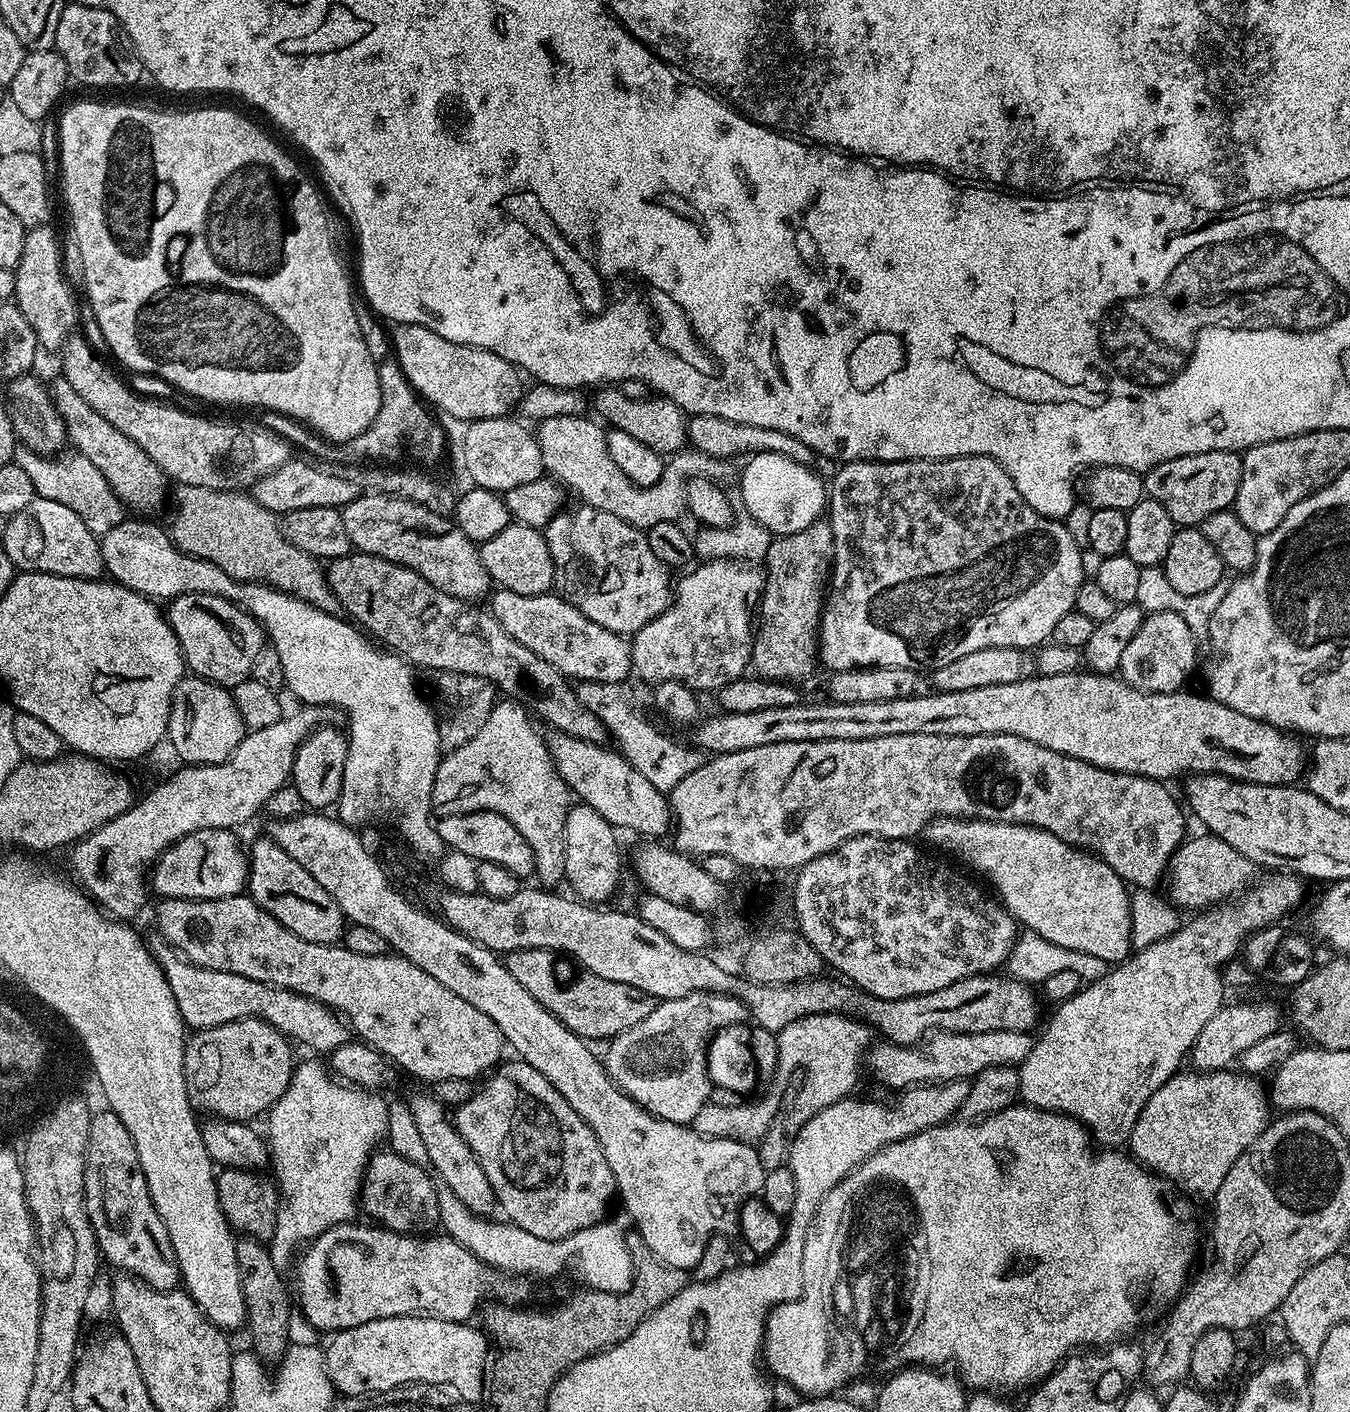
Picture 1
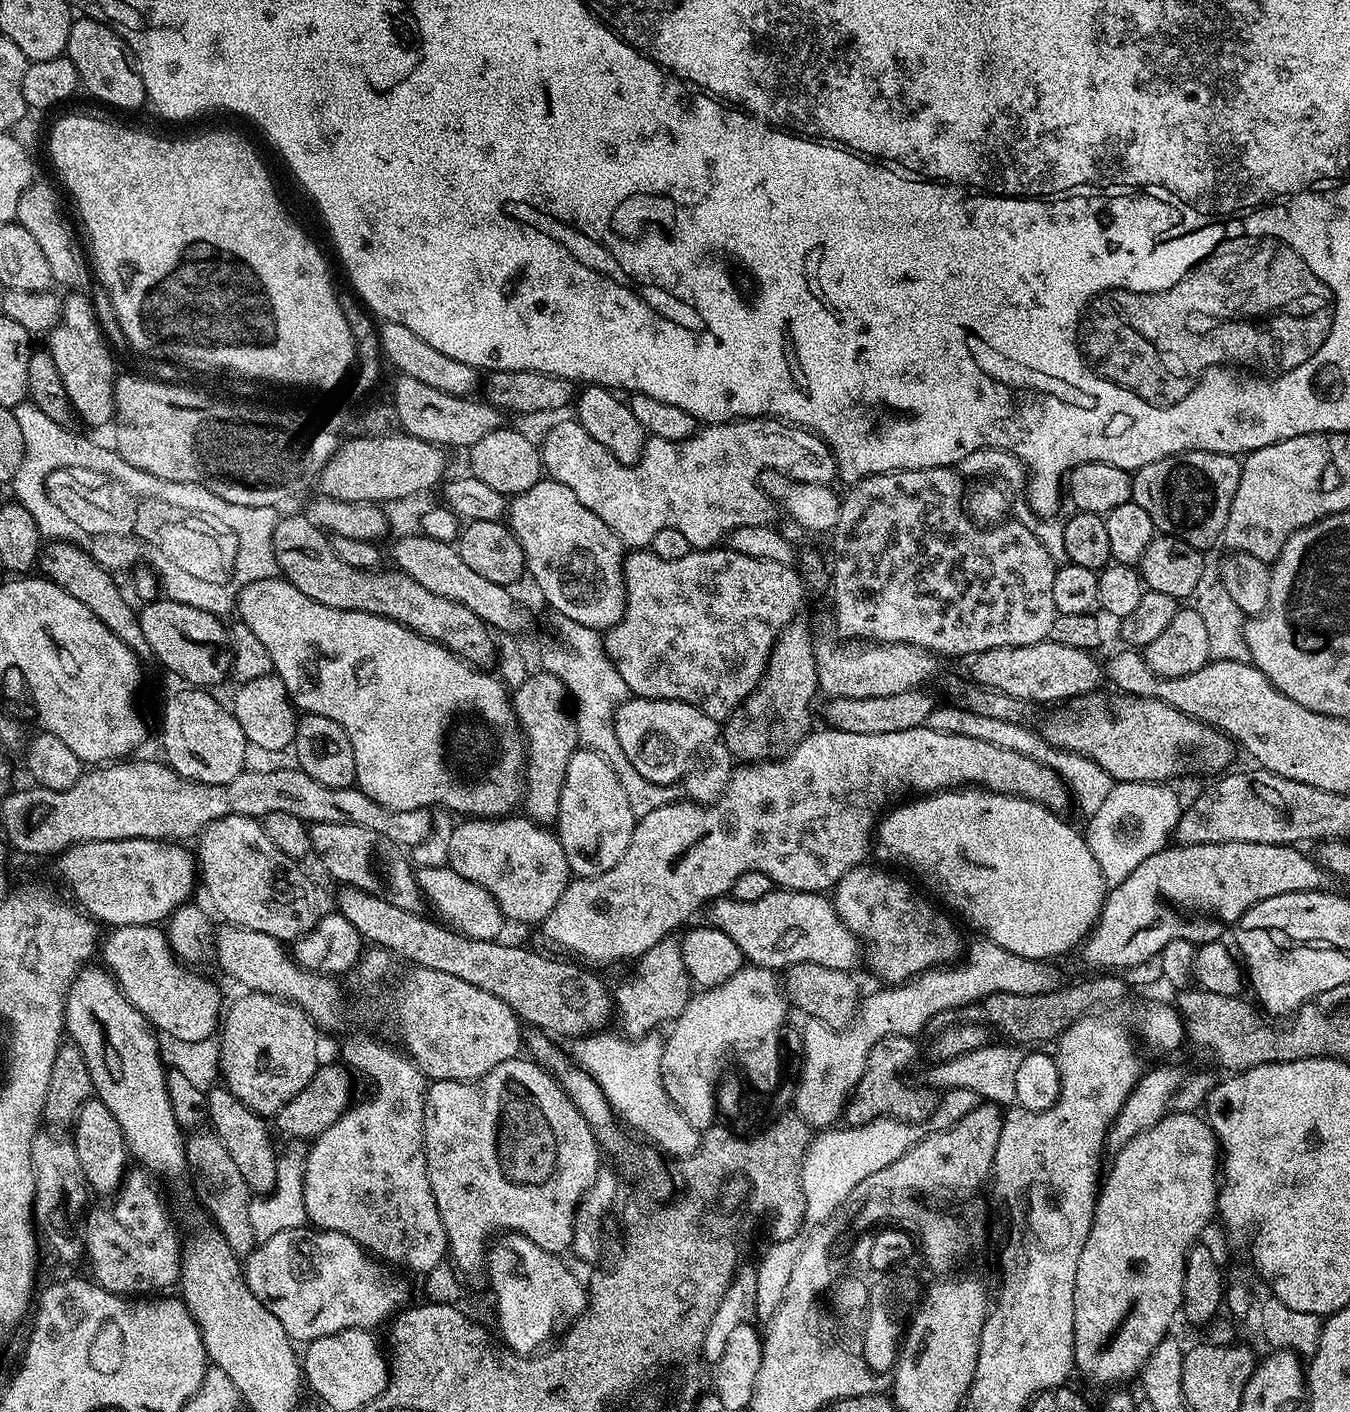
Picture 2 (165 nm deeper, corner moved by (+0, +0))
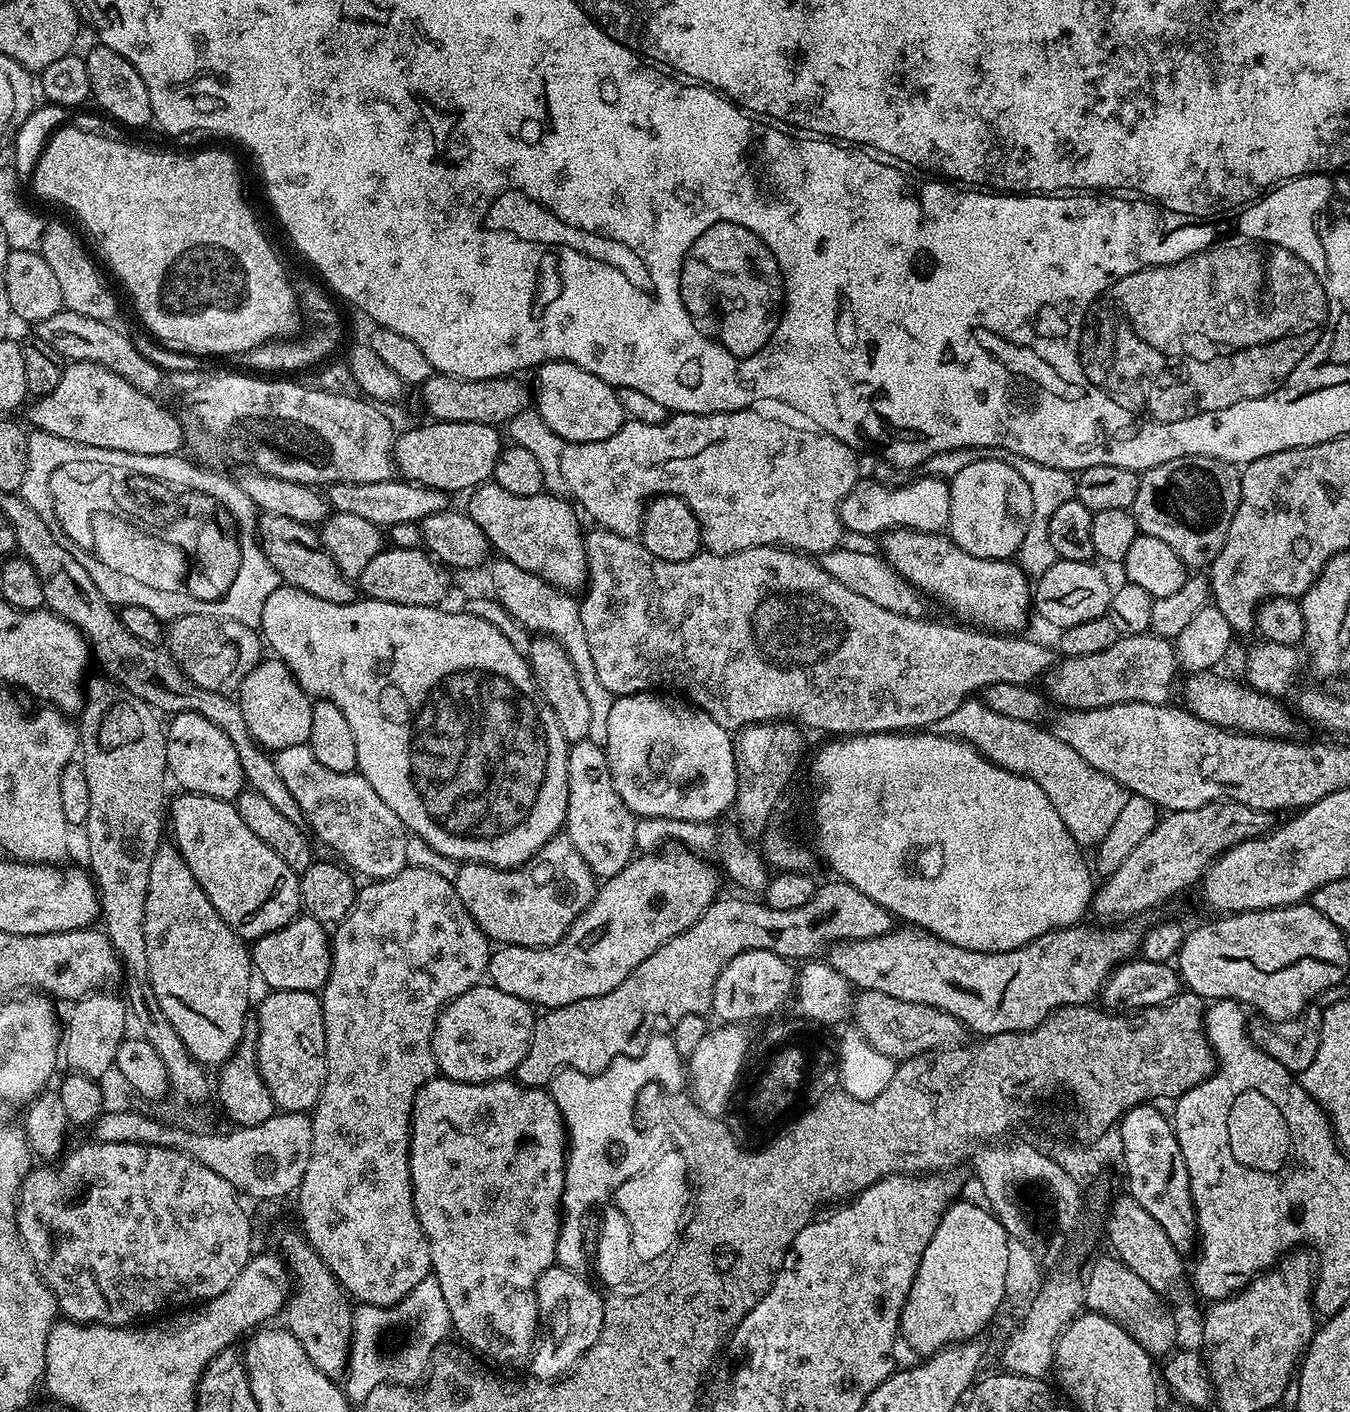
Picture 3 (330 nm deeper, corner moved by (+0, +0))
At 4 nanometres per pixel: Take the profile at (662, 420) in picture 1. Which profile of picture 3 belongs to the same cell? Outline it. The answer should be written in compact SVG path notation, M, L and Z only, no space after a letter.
M434 374L422 385L424 408L433 421L482 422L507 425L522 410L530 407L530 388L520 378L499 376L497 380L463 380L457 376Z

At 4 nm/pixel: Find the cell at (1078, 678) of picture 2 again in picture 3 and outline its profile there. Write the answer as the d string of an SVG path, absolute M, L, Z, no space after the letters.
M1151 634L1121 636L1114 646L1101 650L1099 654L1065 656L1053 663L1042 677L1042 688L1051 699L1053 696L1068 710L1105 708L1126 702L1166 704L1173 699L1176 672L1178 661L1173 641Z

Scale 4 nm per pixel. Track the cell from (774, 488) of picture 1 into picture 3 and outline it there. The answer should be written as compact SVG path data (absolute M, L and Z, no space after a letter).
M864 476L856 481L840 504L840 522L847 531L875 536L898 527L912 528L916 532L941 533L947 529L950 516L950 485L945 479L932 476L898 487L887 487Z

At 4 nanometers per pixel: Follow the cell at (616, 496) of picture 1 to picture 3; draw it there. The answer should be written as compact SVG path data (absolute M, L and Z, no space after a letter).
M741 410L739 412L711 412L705 416L690 414L689 412L681 412L679 414L669 415L668 420L666 422L662 422L661 424L647 424L646 422L638 422L637 420L628 420L610 438L602 438L602 442L578 442L577 444L565 443L564 449L562 450L562 474L564 477L566 477L566 486L568 487L568 492L570 493L571 499L575 501L575 503L579 505L581 509L584 507L585 510L588 511L594 519L596 519L595 523L599 525L599 527L609 528L609 530L614 534L622 534L623 536L636 538L641 535L642 529L644 527L644 509L648 501L658 496L678 496L680 499L687 502L687 504L690 506L690 510L698 518L698 522L700 523L700 539L702 541L703 547L707 549L707 551L713 552L713 554L716 556L734 554L735 552L741 552L747 548L757 548L763 544L783 546L789 550L795 550L805 554L823 554L825 552L829 552L830 550L834 550L835 548L841 547L842 525L840 522L840 504L849 494L851 488L856 484L856 481L859 480L862 476L862 471L860 471L860 460L858 457L856 457L856 455L858 455L857 449L852 448L849 444L842 442L838 438L834 438L833 436L828 435L826 432L819 430L811 430L812 432L807 432L807 430L804 428L795 428L794 425L787 424L787 422L784 420L775 420L775 418L772 416L763 416L762 413L756 411L760 410Z

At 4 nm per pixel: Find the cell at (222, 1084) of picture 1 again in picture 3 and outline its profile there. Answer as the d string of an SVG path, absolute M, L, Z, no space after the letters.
M272 990L267 994L258 1013L260 1037L256 1040L256 1064L277 1109L307 1113L320 1100L328 1073L324 1005L316 992Z

